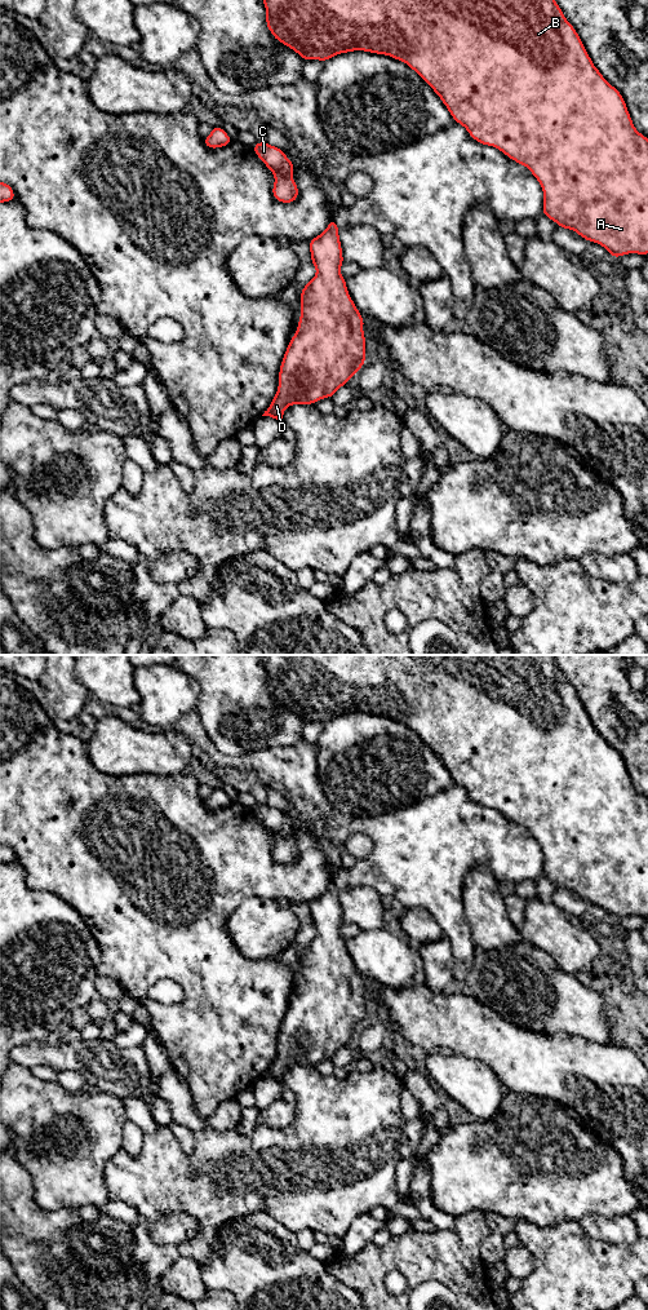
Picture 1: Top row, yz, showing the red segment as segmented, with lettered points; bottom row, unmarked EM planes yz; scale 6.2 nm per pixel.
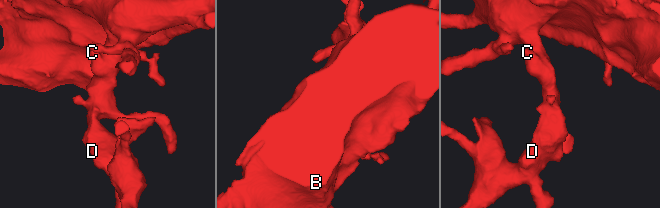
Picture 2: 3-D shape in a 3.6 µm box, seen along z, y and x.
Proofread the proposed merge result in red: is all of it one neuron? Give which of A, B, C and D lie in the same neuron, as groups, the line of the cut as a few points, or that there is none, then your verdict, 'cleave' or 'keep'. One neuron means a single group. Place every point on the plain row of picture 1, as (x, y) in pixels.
A B C D | no cut | keep

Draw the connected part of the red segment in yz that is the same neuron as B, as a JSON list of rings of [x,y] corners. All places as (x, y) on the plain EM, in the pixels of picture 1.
[[[261,655],[266,686],[272,698],[305,722],[327,721],[341,714],[363,712],[390,717],[407,725],[439,757],[453,782],[466,789],[479,805],[493,807],[511,822],[527,828],[543,853],[542,876],[560,890],[576,893],[587,903],[604,908],[611,919],[629,915],[648,916],[648,800],[639,795],[623,758],[594,727],[576,690],[564,678],[552,655]]]

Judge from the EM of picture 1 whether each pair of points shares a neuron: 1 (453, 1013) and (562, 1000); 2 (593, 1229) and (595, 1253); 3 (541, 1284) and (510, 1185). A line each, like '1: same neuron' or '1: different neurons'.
1: different neurons
2: different neurons
3: different neurons

